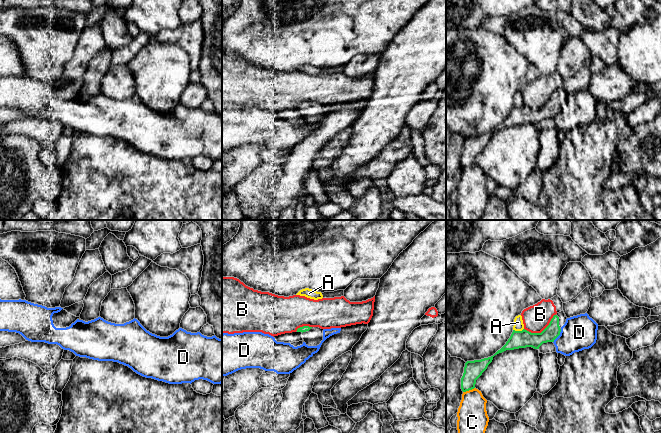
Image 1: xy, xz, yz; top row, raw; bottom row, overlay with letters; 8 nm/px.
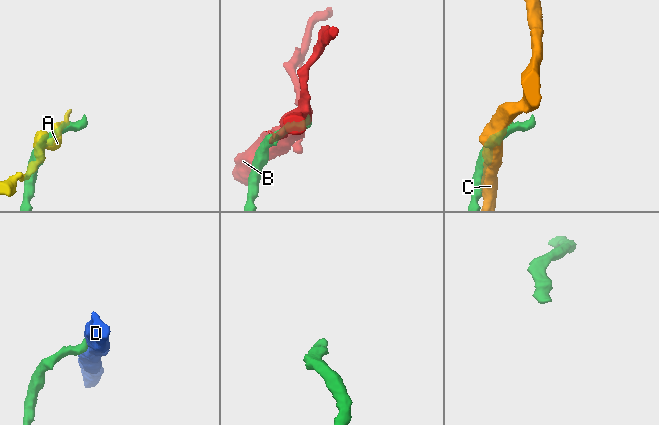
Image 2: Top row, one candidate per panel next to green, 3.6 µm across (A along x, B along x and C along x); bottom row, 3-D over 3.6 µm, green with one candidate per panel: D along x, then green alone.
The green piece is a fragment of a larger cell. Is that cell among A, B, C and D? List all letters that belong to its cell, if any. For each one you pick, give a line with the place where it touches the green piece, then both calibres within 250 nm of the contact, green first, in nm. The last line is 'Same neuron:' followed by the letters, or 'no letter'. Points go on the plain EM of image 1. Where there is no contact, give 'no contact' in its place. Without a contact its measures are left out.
Same neuron: no letter

